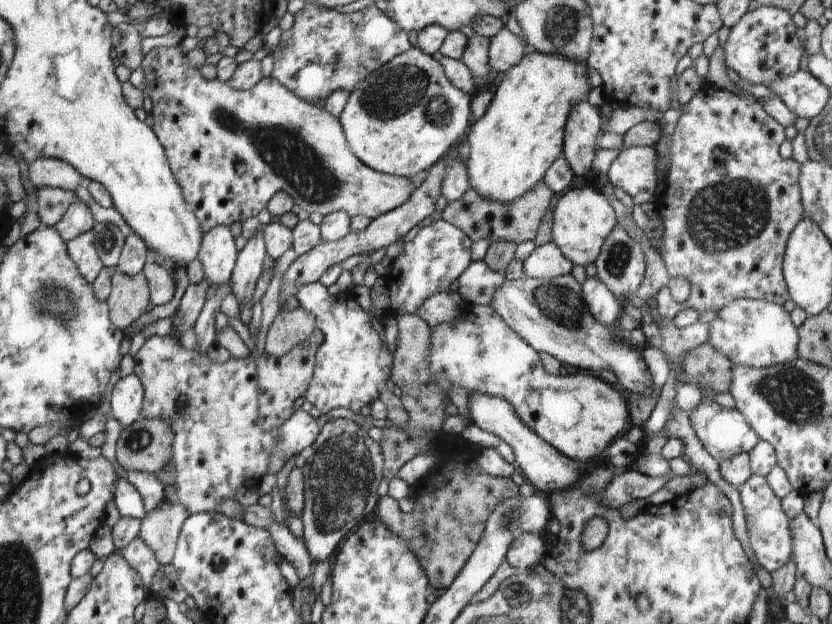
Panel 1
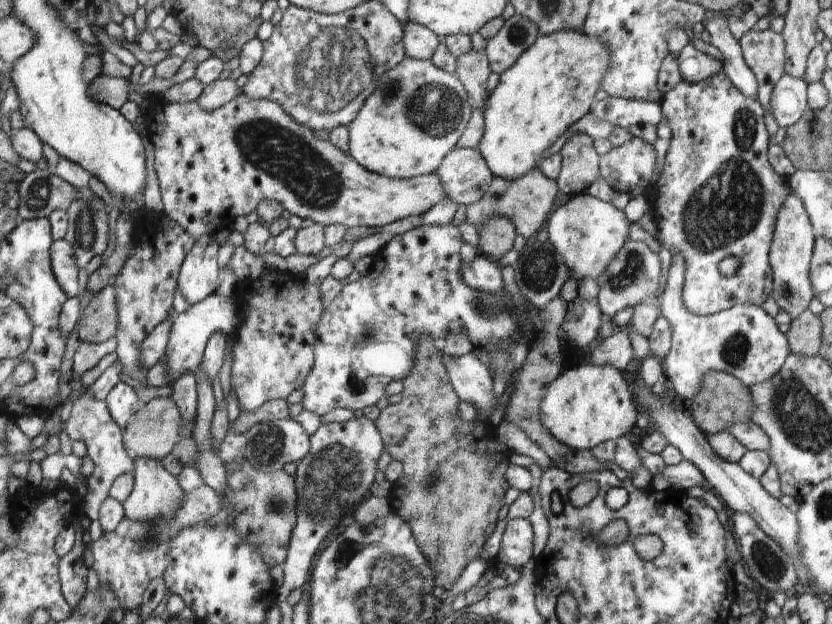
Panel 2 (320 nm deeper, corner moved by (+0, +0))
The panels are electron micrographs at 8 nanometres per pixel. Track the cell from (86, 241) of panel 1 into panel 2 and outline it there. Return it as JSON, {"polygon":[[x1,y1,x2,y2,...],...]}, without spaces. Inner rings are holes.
{"polygon":[[65,239,56,241,51,248,51,260,56,279,67,292,67,296,69,298,77,296,78,272,76,272,76,266,79,266,79,262,75,256,75,248]]}

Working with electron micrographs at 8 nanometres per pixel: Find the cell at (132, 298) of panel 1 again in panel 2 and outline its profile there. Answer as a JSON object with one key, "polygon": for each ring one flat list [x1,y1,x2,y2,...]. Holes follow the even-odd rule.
{"polygon":[[106,286,94,295,76,324,80,341,102,343,114,337,118,328,115,286]]}

